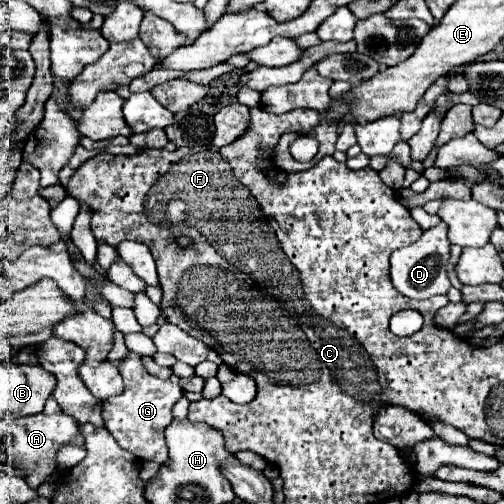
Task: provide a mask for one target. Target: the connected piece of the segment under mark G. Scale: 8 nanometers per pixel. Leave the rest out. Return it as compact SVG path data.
M130 352L130 356L120 364L120 374L124 378L124 394L112 396L102 404L106 428L116 438L116 442L136 458L162 464L168 458L164 428L172 422L172 406L184 396L184 392L178 384L148 374L140 362L140 356L134 352Z

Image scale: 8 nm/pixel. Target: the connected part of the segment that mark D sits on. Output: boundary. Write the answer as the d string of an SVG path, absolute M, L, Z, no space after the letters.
M440 222L438 226L426 230L422 238L406 248L400 248L390 258L390 276L394 288L408 298L430 298L436 294L446 294L450 290L450 280L446 276L446 262L450 258L450 242L448 242L448 226Z

